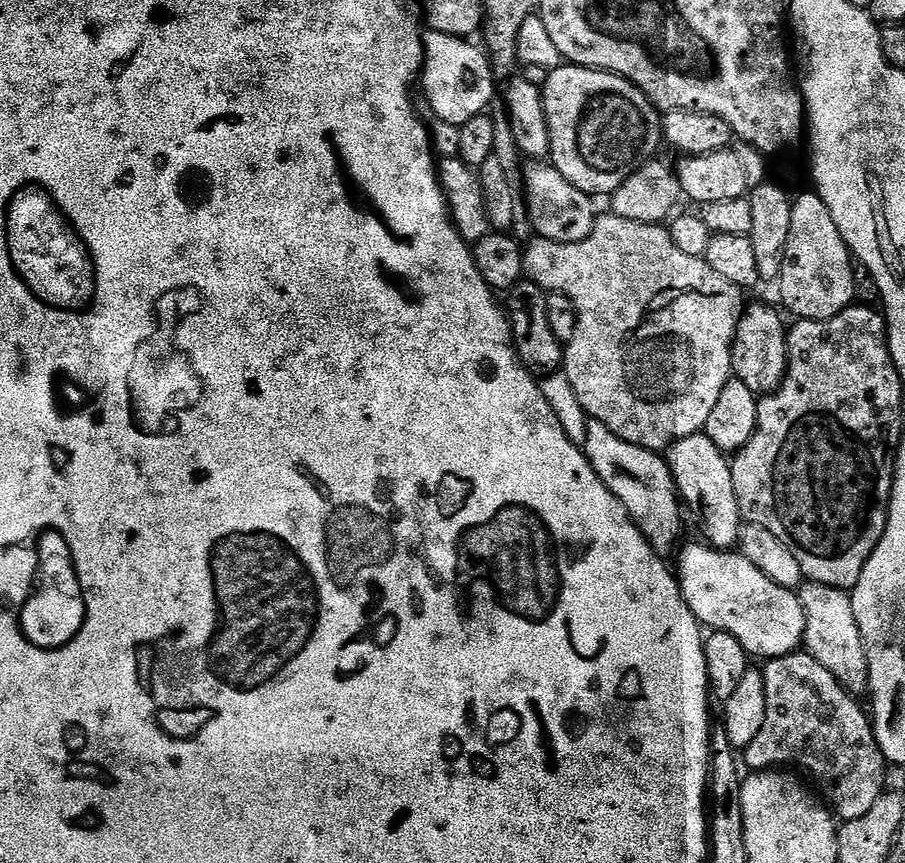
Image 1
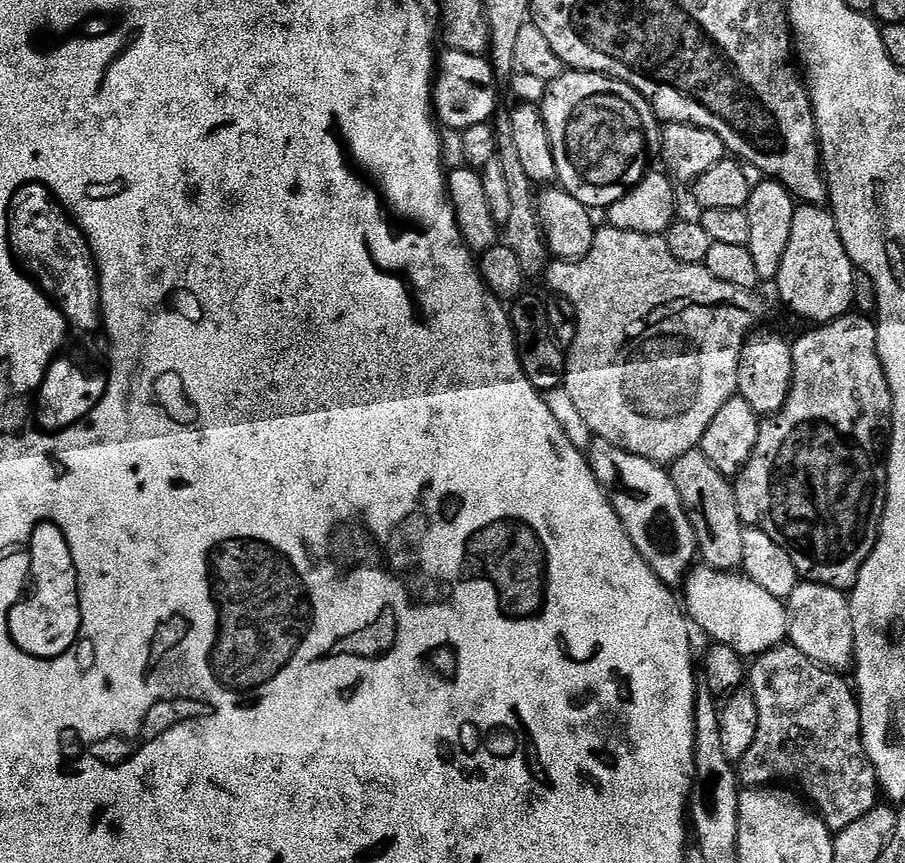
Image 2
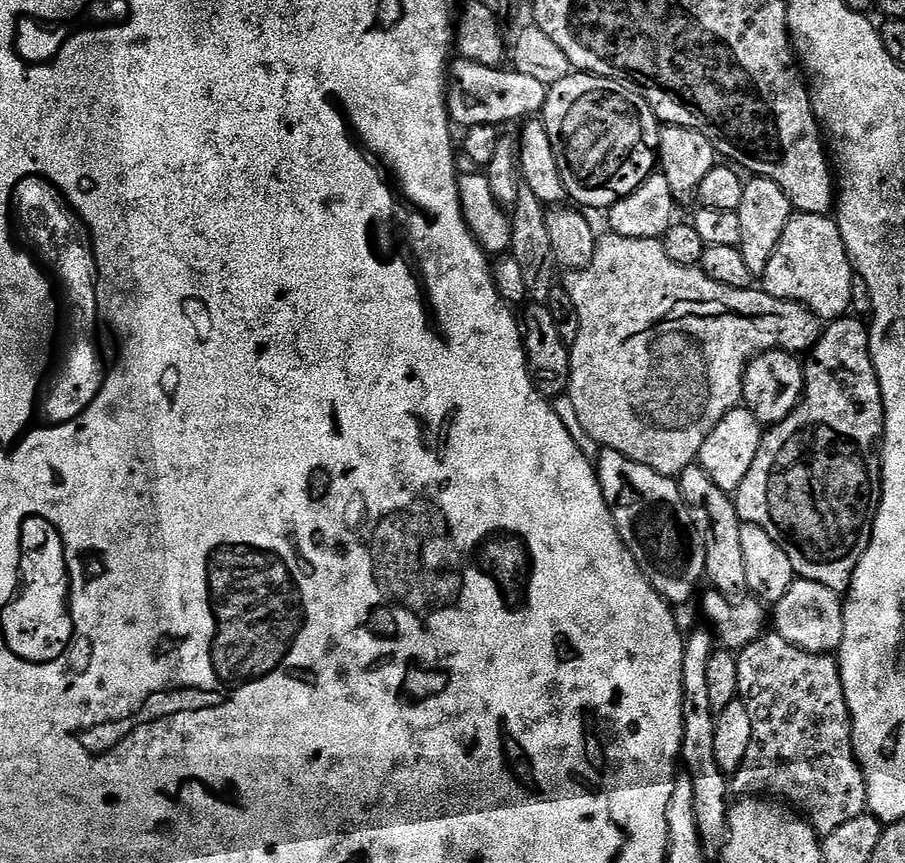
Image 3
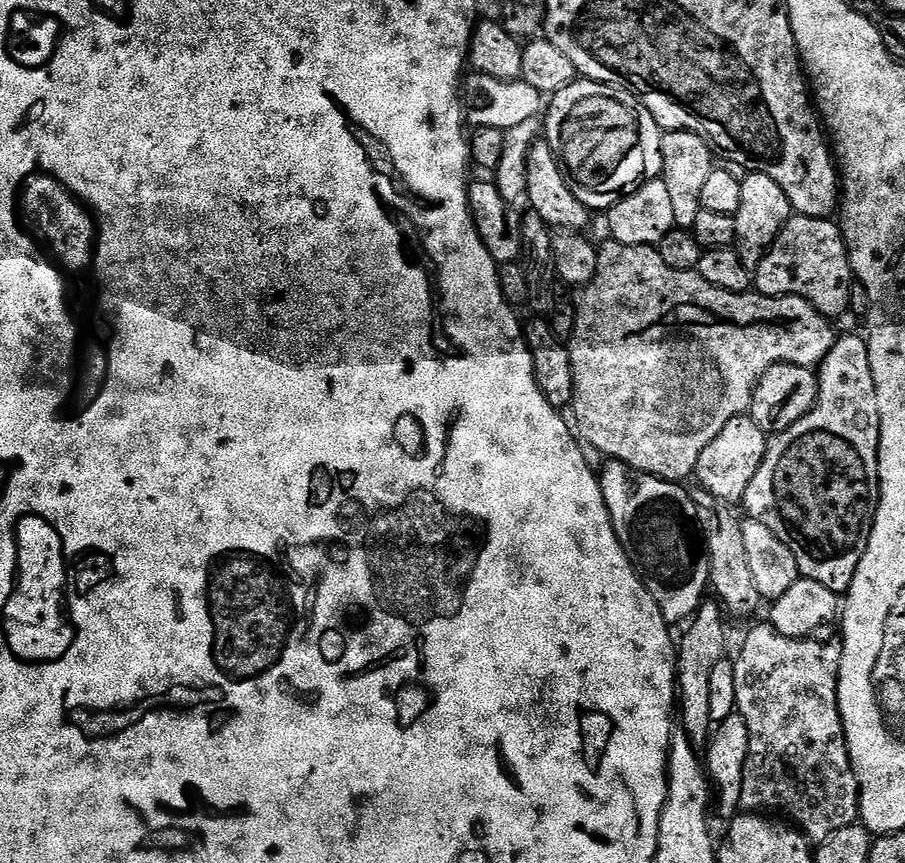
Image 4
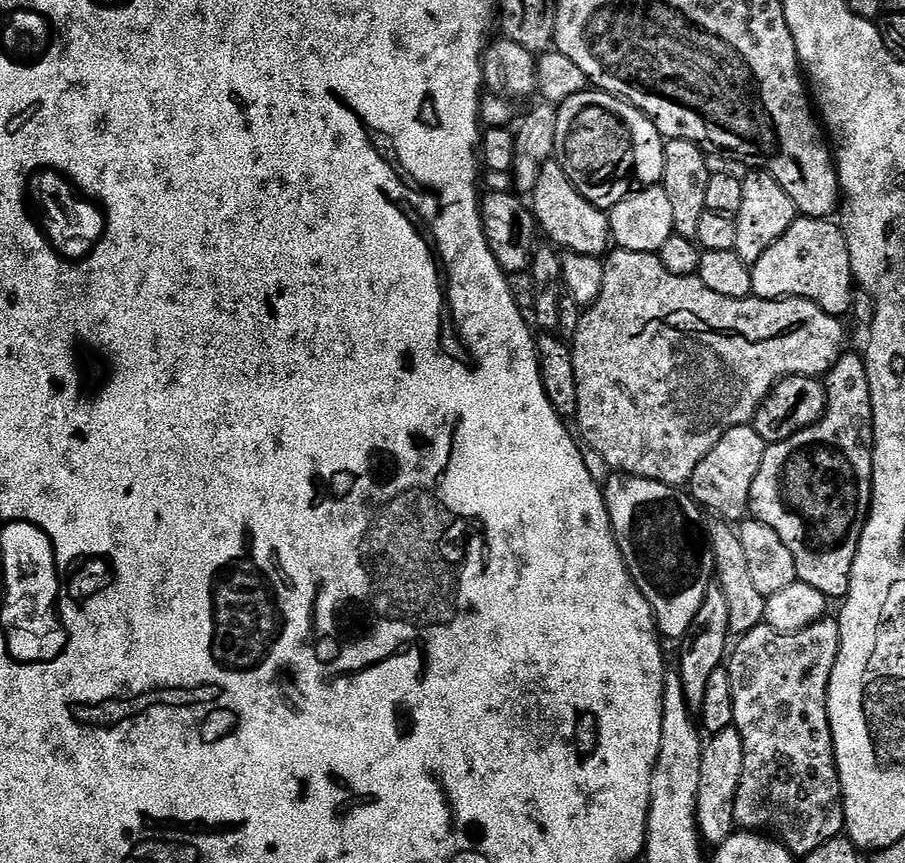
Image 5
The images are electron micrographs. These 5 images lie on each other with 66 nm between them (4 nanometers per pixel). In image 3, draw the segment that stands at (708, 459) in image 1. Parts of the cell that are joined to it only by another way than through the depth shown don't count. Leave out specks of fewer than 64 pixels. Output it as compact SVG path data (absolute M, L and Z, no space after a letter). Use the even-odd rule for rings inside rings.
M698 464L687 467L678 477L680 493L693 513L699 518L704 531L706 566L705 575L715 591L734 598L747 591L745 558L742 551L741 526L742 521L737 514L736 503L731 495L719 489Z

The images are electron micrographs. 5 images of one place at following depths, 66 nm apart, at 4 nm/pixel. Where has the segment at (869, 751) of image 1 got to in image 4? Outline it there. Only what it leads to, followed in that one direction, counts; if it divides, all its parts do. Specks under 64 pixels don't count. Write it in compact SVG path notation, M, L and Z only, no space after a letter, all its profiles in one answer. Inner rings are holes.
M771 623L760 624L744 640L740 653L734 656L734 694L736 695L736 712L746 722L746 730L750 730L750 750L746 754L746 766L742 778L742 794L740 795L740 808L748 814L776 814L772 812L785 812L787 819L799 831L808 837L813 845L818 846L830 838L830 834L838 834L838 830L849 828L857 823L860 815L860 787L852 769L852 759L848 757L848 747L844 737L842 718L838 710L838 678L840 677L840 649L841 641L816 640L820 638L790 638L782 634Z

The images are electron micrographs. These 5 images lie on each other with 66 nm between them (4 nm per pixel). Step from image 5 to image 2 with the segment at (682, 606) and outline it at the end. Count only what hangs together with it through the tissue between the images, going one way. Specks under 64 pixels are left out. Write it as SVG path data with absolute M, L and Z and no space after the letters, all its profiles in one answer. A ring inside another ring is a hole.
M600 437L593 439L586 455L590 470L608 495L615 519L624 523L623 535L634 542L638 554L642 554L663 584L683 585L697 563L698 549L692 520L669 473L661 465L638 458L638 454L630 454Z

